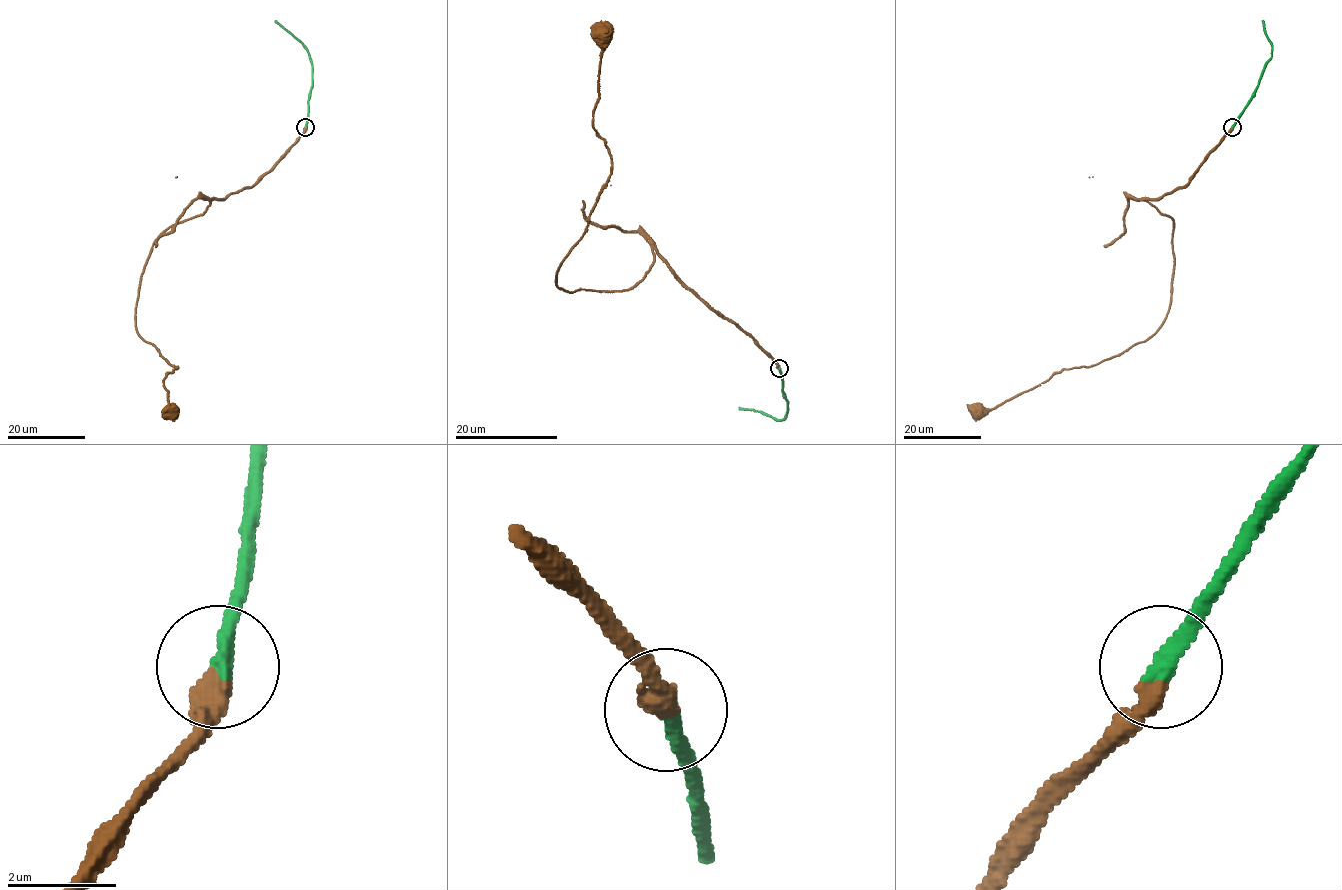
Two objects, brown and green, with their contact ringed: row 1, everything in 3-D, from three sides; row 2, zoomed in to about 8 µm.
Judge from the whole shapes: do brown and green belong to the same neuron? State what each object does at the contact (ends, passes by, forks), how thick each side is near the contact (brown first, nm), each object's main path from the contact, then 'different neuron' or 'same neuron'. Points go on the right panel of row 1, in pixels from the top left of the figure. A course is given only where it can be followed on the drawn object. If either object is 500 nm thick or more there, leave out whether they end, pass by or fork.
brown ends; green ends; calibres 400 and 320 nm; course brown (1232, 127), (1184, 187), (1141, 200), (1173, 220), (1171, 301), (1158, 329), (1108, 359), (1065, 368), (978, 412); course green (1232, 127), (1271, 56), (1272, 45), (1262, 20); same neuron

